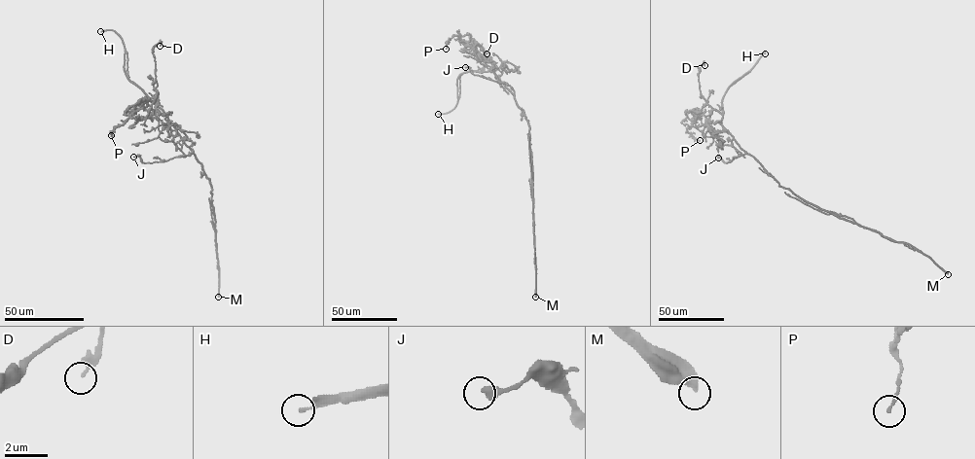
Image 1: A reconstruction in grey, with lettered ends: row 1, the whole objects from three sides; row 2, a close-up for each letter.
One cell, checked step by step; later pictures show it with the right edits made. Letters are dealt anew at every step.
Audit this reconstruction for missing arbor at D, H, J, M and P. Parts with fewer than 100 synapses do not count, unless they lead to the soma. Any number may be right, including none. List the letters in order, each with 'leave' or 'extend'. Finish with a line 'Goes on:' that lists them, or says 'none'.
D: leave
H: extend
J: leave
M: extend
P: leave
Goes on: H, M

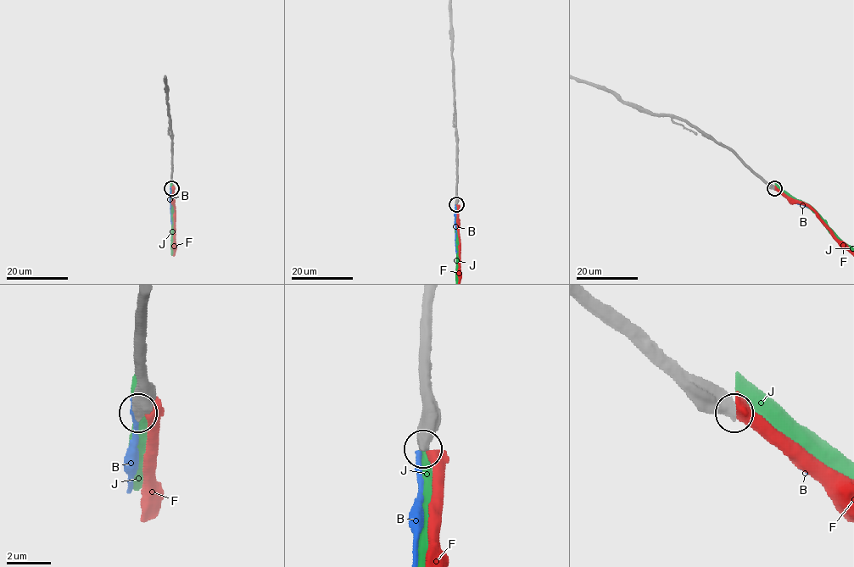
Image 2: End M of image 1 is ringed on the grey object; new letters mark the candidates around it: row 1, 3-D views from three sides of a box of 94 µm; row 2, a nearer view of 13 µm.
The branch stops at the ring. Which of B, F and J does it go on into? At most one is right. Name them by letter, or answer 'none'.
none

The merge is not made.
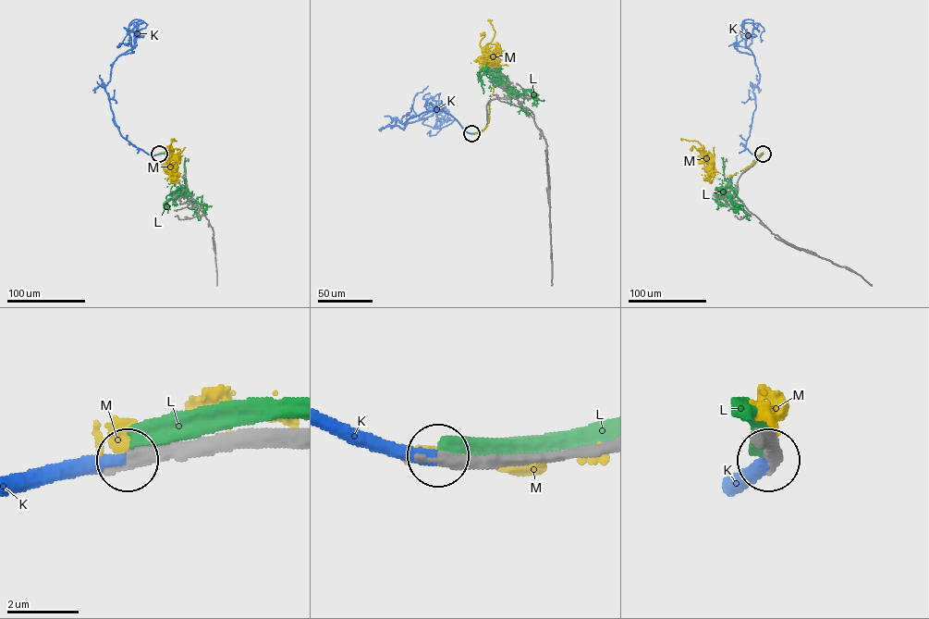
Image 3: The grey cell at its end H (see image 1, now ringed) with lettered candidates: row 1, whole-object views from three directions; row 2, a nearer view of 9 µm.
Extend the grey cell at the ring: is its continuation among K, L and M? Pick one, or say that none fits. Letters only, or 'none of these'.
K

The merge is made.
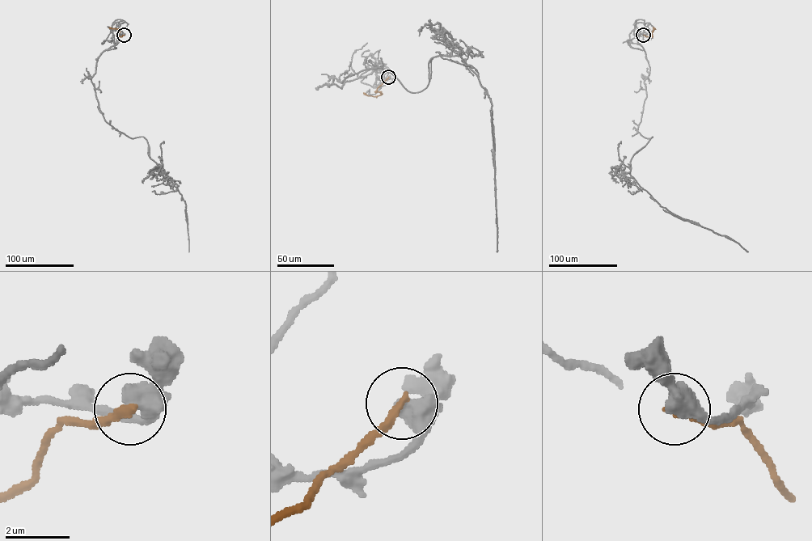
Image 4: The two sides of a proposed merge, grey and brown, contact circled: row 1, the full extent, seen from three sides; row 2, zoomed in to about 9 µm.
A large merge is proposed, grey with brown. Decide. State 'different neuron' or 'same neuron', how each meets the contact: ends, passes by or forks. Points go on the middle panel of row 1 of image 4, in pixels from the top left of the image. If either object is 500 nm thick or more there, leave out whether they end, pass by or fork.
different neuron; grey forks; brown ends

